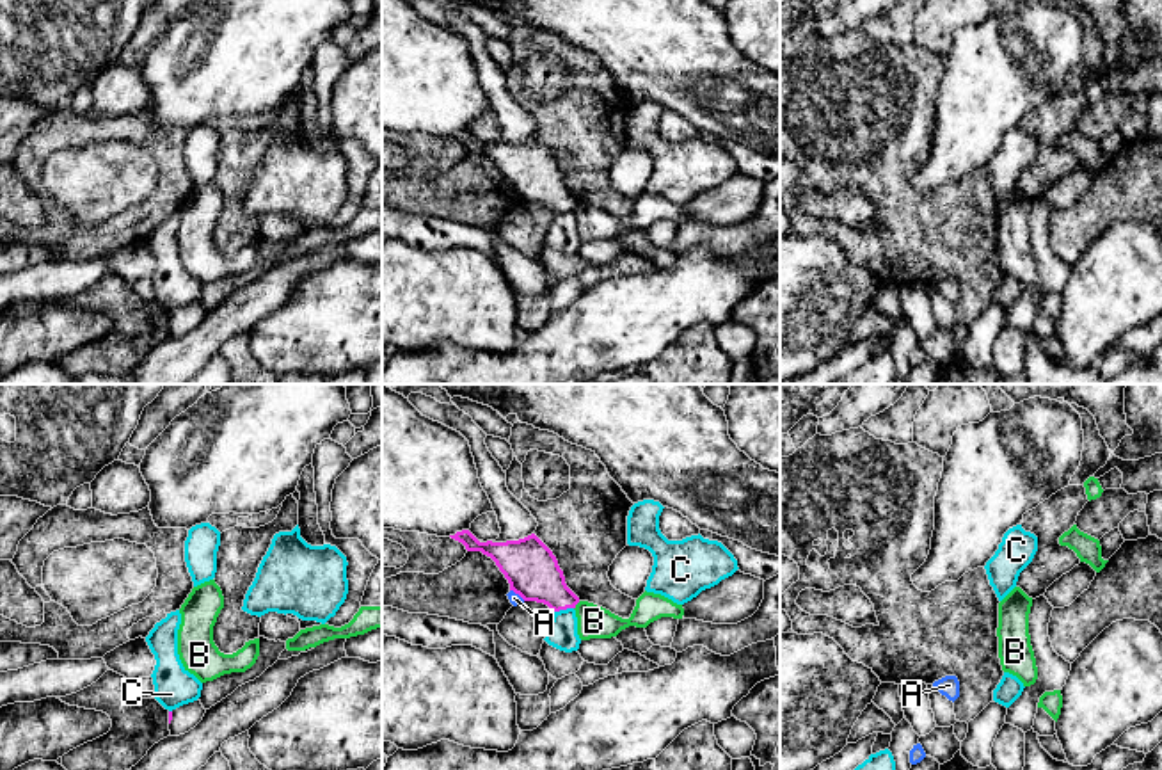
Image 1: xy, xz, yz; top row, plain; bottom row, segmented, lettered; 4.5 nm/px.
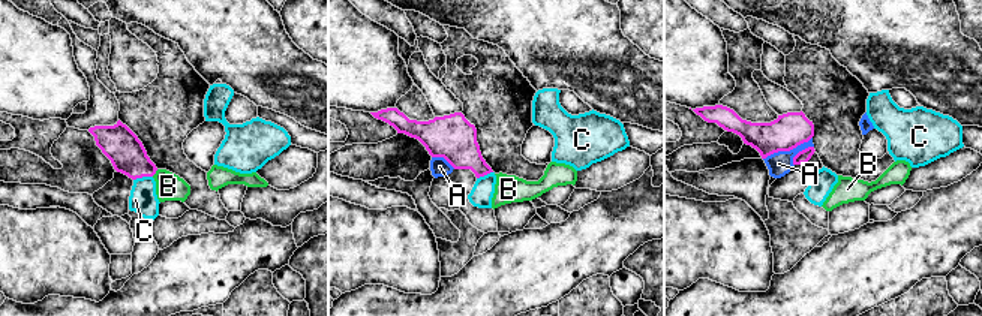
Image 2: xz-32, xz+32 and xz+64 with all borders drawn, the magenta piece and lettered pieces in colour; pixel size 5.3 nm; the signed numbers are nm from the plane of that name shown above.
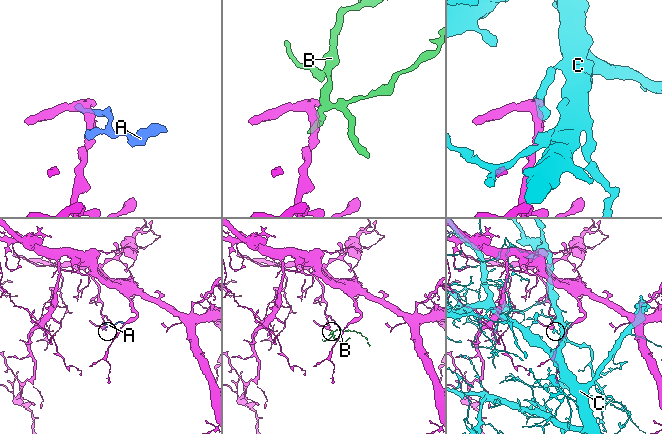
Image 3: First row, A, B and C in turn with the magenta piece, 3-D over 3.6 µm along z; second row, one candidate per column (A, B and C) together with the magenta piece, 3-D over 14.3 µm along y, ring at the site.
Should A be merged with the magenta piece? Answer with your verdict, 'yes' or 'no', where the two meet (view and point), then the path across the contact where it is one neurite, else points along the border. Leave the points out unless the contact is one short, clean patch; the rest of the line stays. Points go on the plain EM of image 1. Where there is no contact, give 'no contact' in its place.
no; contact xz (517, 194)

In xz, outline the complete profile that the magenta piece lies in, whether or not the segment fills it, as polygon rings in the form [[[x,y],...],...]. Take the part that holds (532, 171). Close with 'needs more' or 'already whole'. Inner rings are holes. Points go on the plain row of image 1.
[[[469,132],[450,137],[467,153],[490,158],[510,185],[510,192],[524,203],[537,203],[560,213],[576,210],[579,199],[567,188],[563,172],[553,153],[535,137],[506,144],[480,144]]] | already whole

